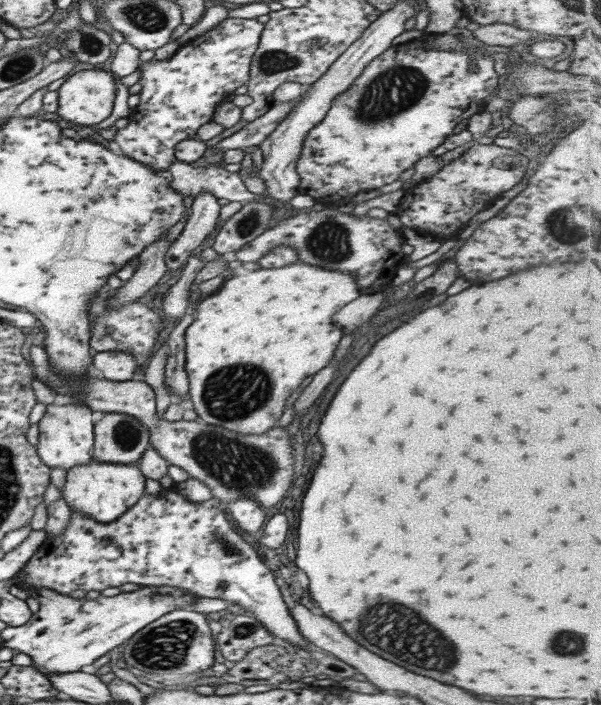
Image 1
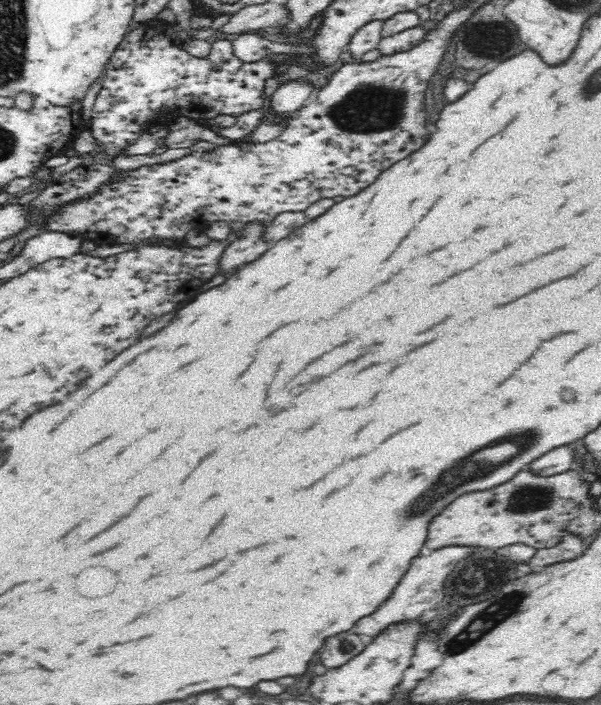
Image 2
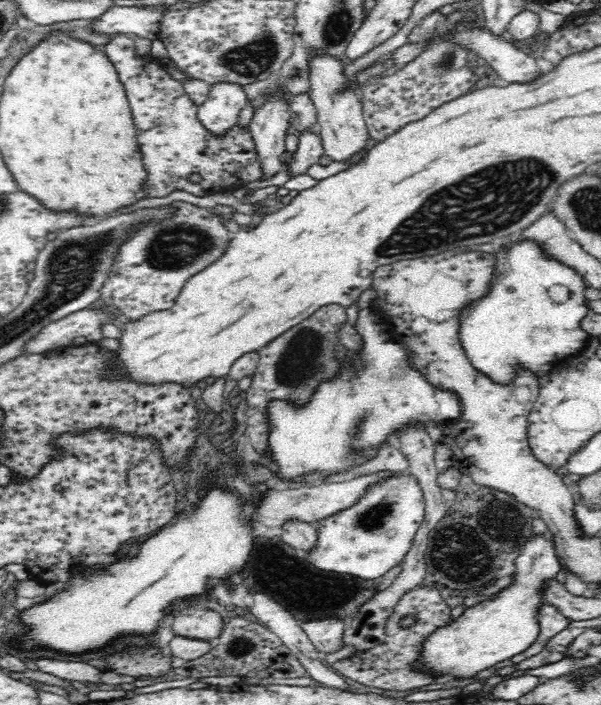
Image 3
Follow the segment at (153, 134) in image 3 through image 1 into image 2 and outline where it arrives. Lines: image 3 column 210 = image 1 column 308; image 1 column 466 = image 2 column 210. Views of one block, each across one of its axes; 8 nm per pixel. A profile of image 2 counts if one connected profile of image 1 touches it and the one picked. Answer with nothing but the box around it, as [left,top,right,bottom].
[89,21,291,155]

